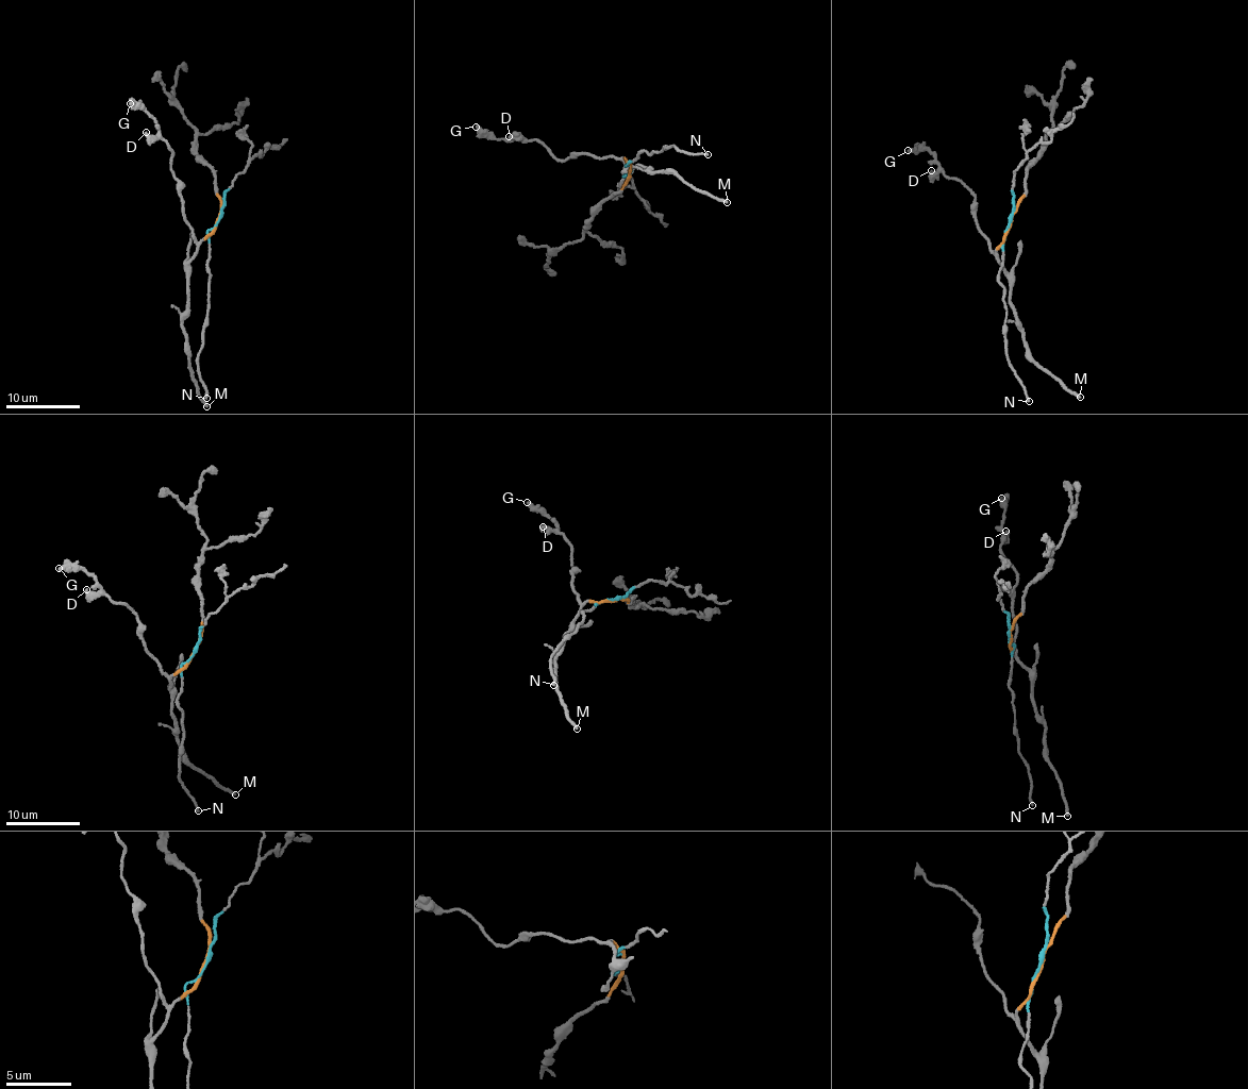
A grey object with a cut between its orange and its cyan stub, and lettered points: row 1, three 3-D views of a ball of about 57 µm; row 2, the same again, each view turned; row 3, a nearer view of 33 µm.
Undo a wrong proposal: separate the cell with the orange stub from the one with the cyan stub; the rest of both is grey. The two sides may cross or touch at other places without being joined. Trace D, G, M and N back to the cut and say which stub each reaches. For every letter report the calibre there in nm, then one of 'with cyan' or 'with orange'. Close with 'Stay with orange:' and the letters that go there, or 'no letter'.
D: 400 nm | with orange
G: 400 nm | with orange
M: 220 nm | with orange
N: 190 nm | with cyan
Stay with orange: D, G, M

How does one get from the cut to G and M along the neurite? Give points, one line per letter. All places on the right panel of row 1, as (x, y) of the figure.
G: (1010, 222), (995, 254), (978, 229), (975, 195), (961, 182), (945, 174), (927, 150), (908, 150)
M: (1010, 222), (1009, 232), (996, 251), (1008, 275), (1010, 305), (1027, 357), (1081, 397)

